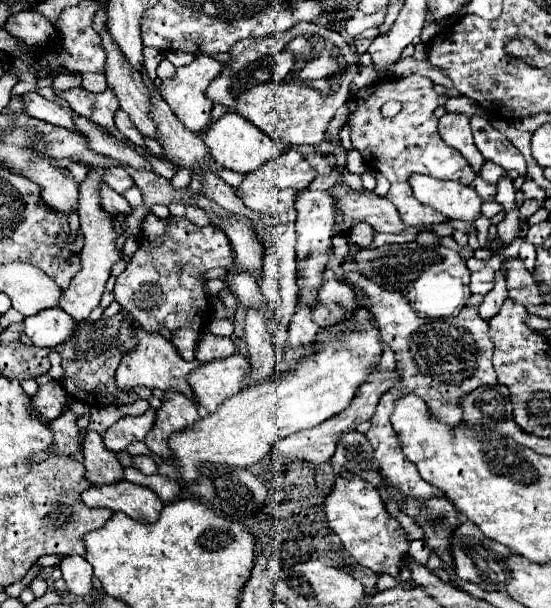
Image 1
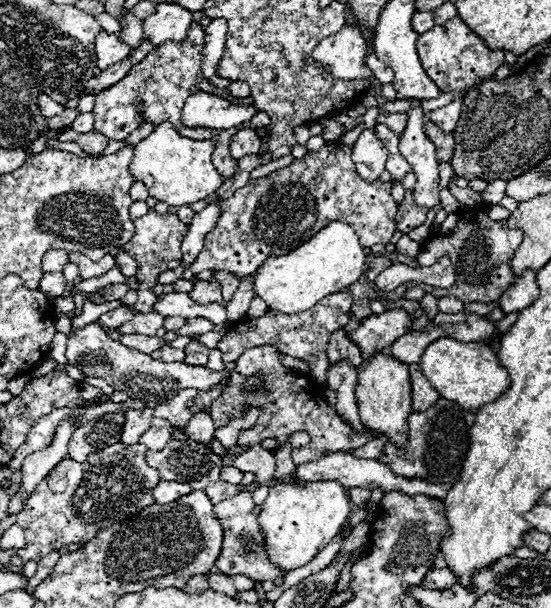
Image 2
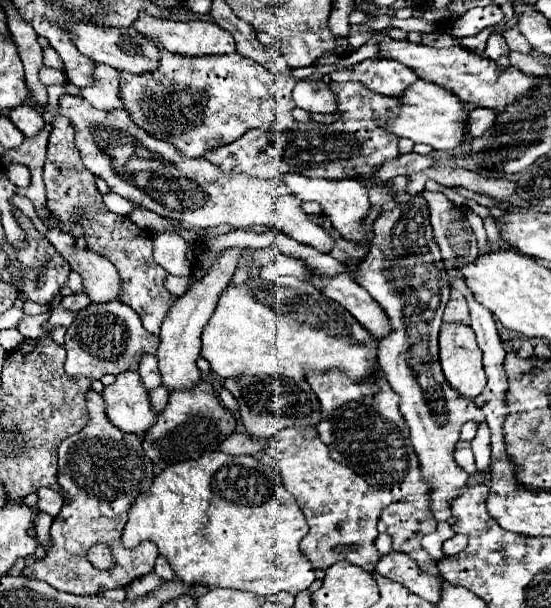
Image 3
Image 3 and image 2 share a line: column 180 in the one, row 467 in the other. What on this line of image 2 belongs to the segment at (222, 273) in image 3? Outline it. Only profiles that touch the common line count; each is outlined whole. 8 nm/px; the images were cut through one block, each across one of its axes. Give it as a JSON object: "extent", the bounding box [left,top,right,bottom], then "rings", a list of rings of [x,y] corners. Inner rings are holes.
{"extent":[294,452,450,500],"rings":[[[334,452],[334,454],[328,454],[326,458],[320,458],[316,462],[306,462],[302,466],[296,466],[296,472],[294,472],[294,478],[296,480],[324,480],[324,478],[332,478],[332,480],[338,480],[342,486],[346,488],[354,488],[354,486],[362,486],[362,488],[382,488],[384,492],[392,492],[392,490],[400,490],[404,494],[424,494],[424,496],[430,496],[430,498],[440,498],[444,500],[446,492],[450,490],[450,484],[432,484],[432,482],[424,482],[424,480],[408,480],[408,478],[398,478],[394,476],[394,472],[378,462],[378,460],[366,460],[366,458],[356,458],[352,454],[346,454],[346,452]]]}

